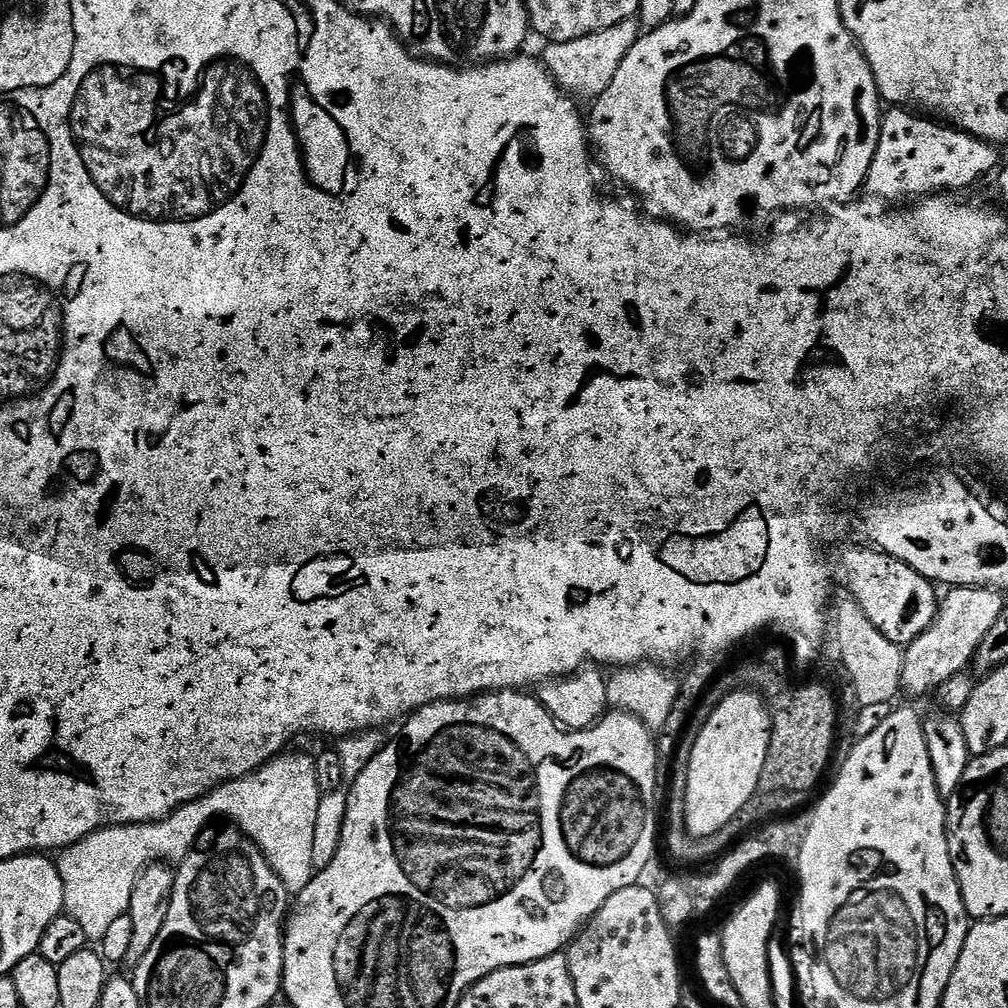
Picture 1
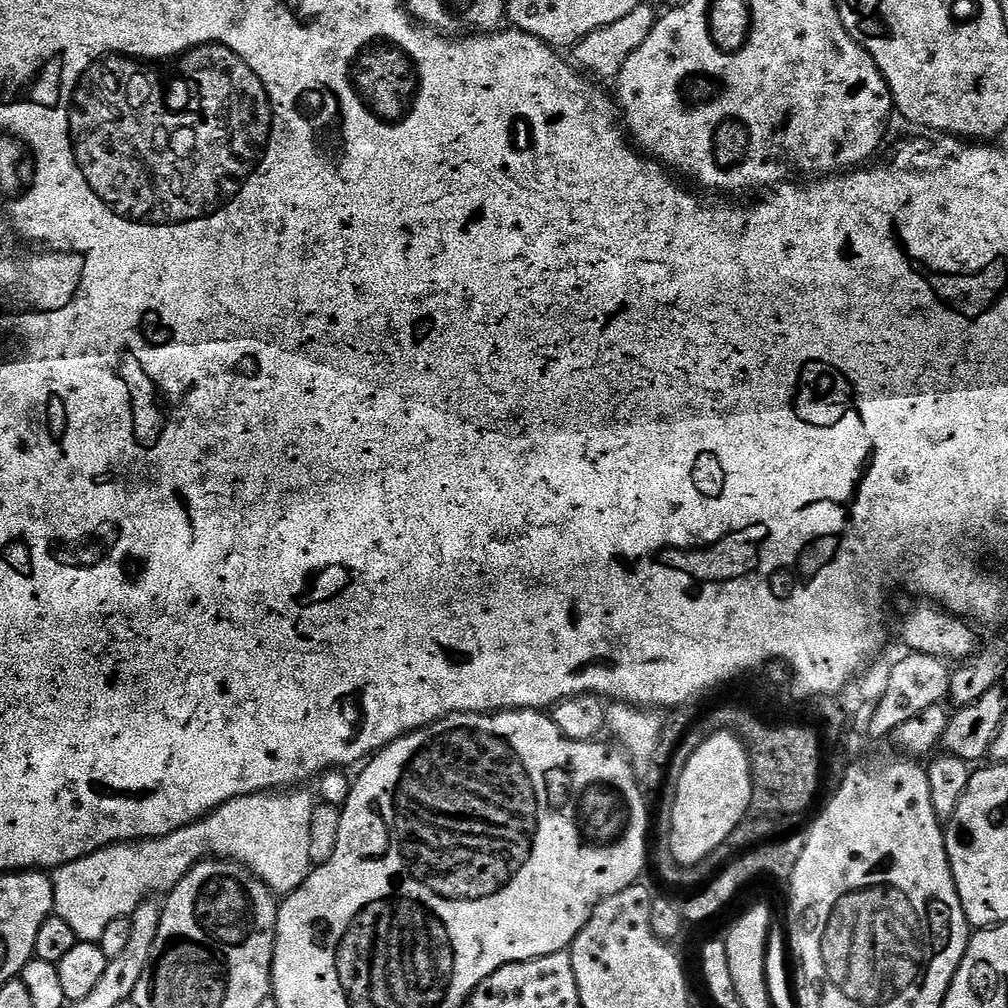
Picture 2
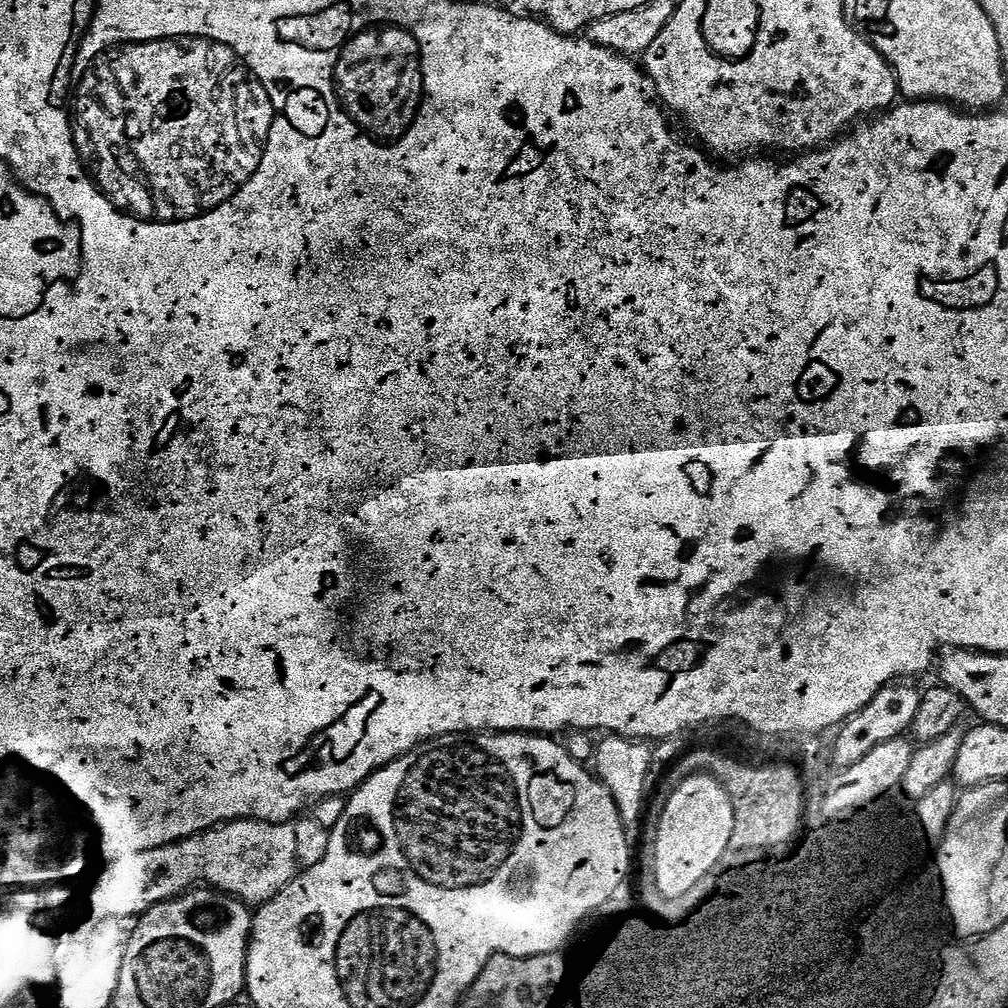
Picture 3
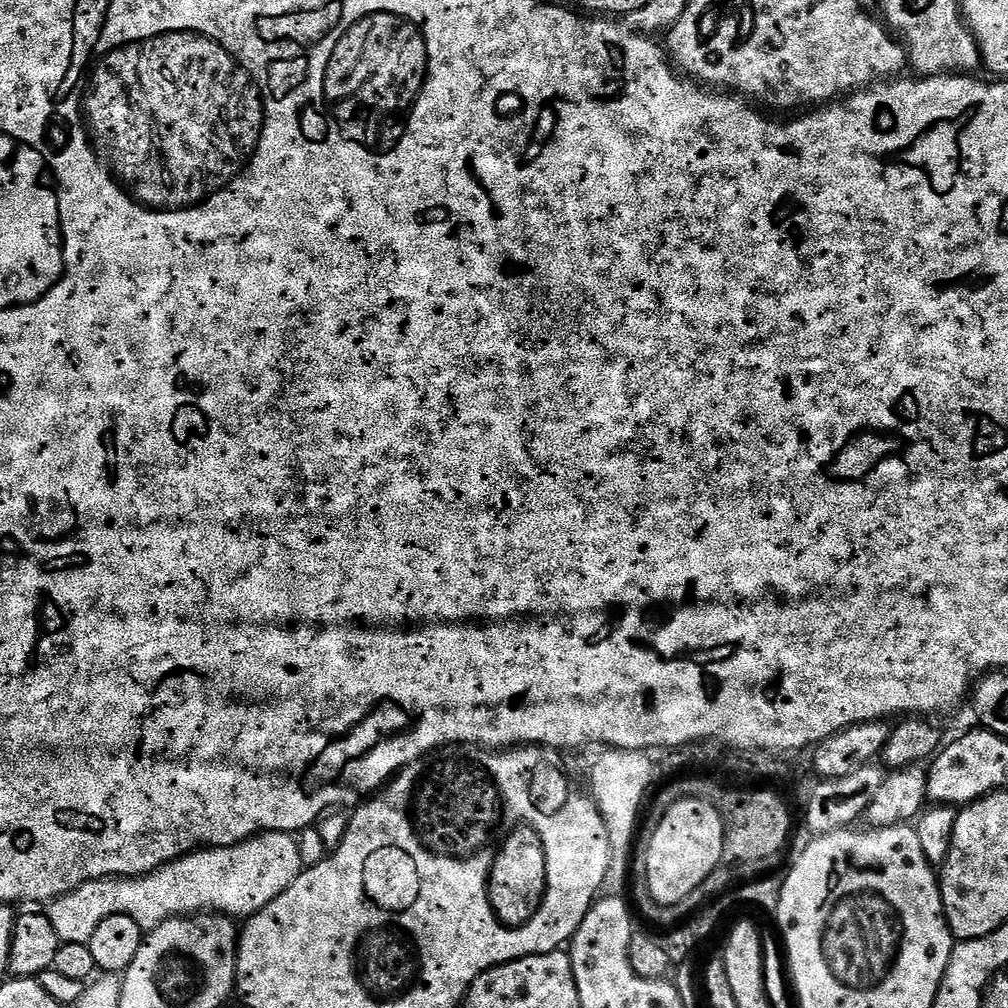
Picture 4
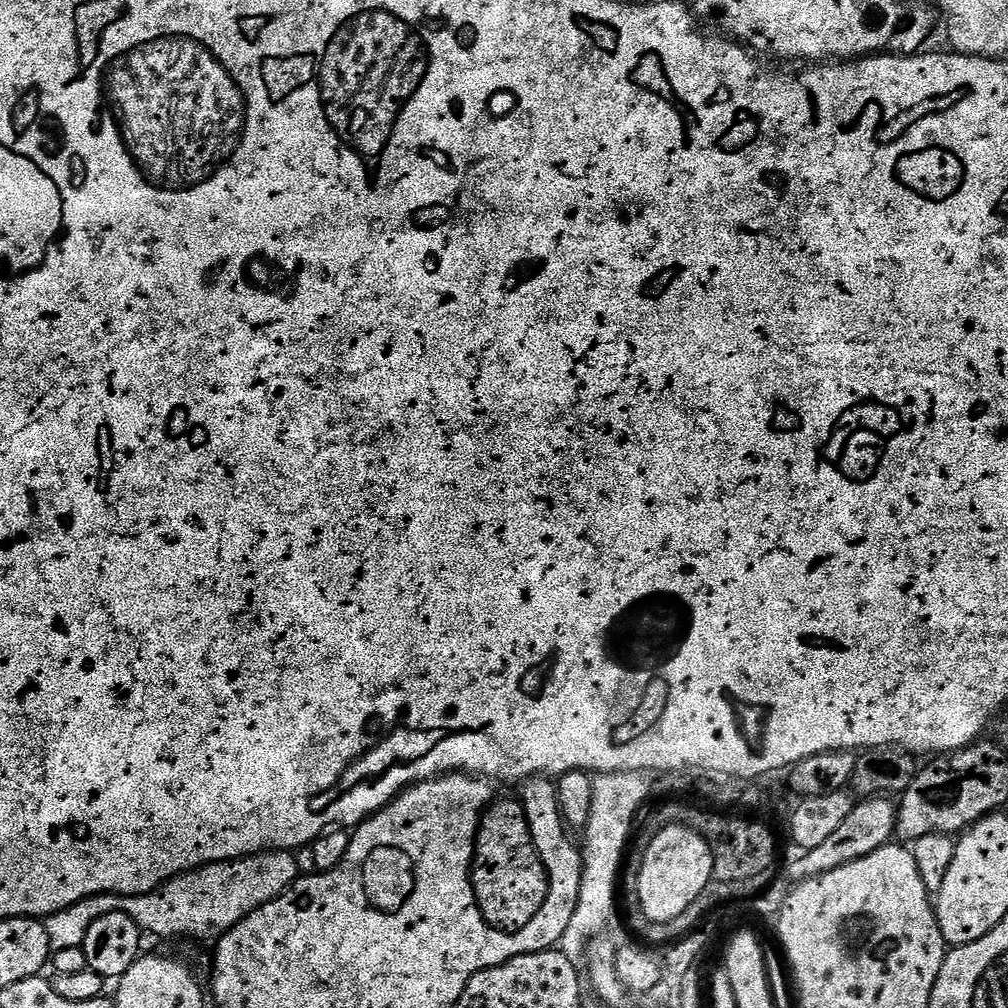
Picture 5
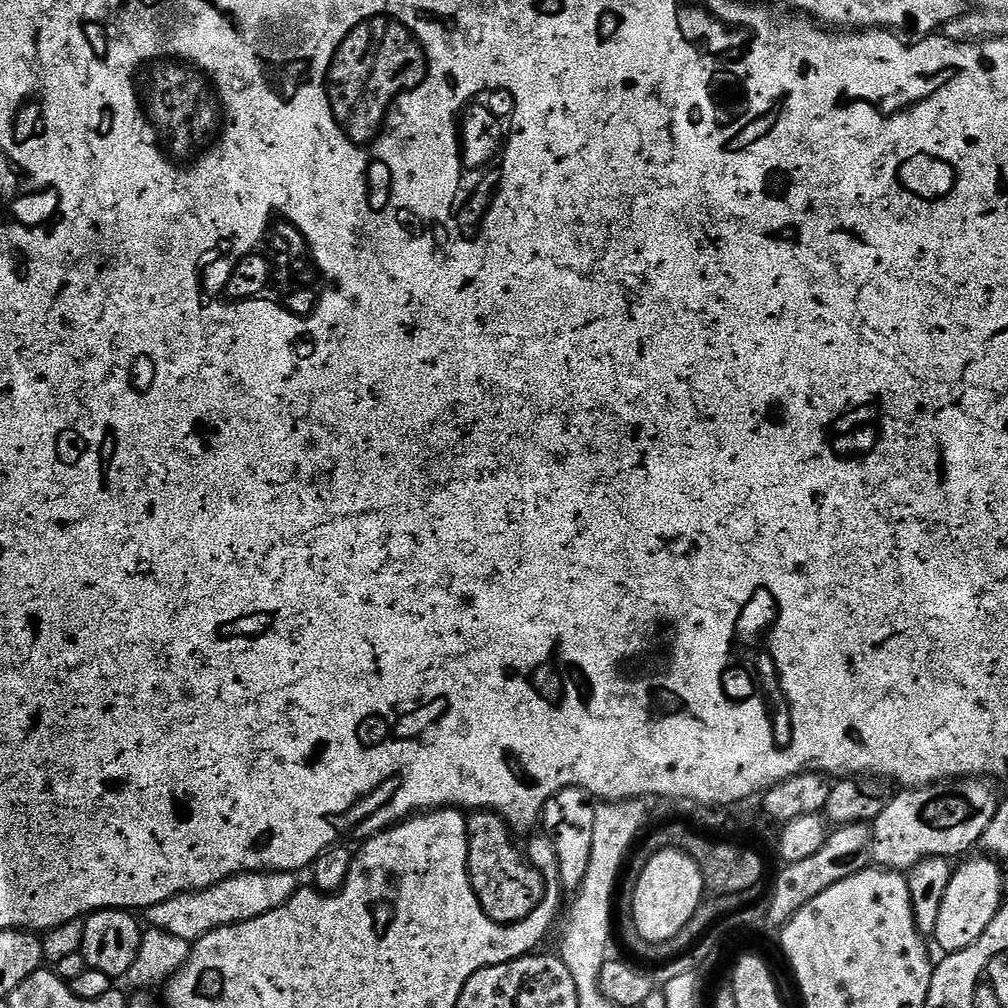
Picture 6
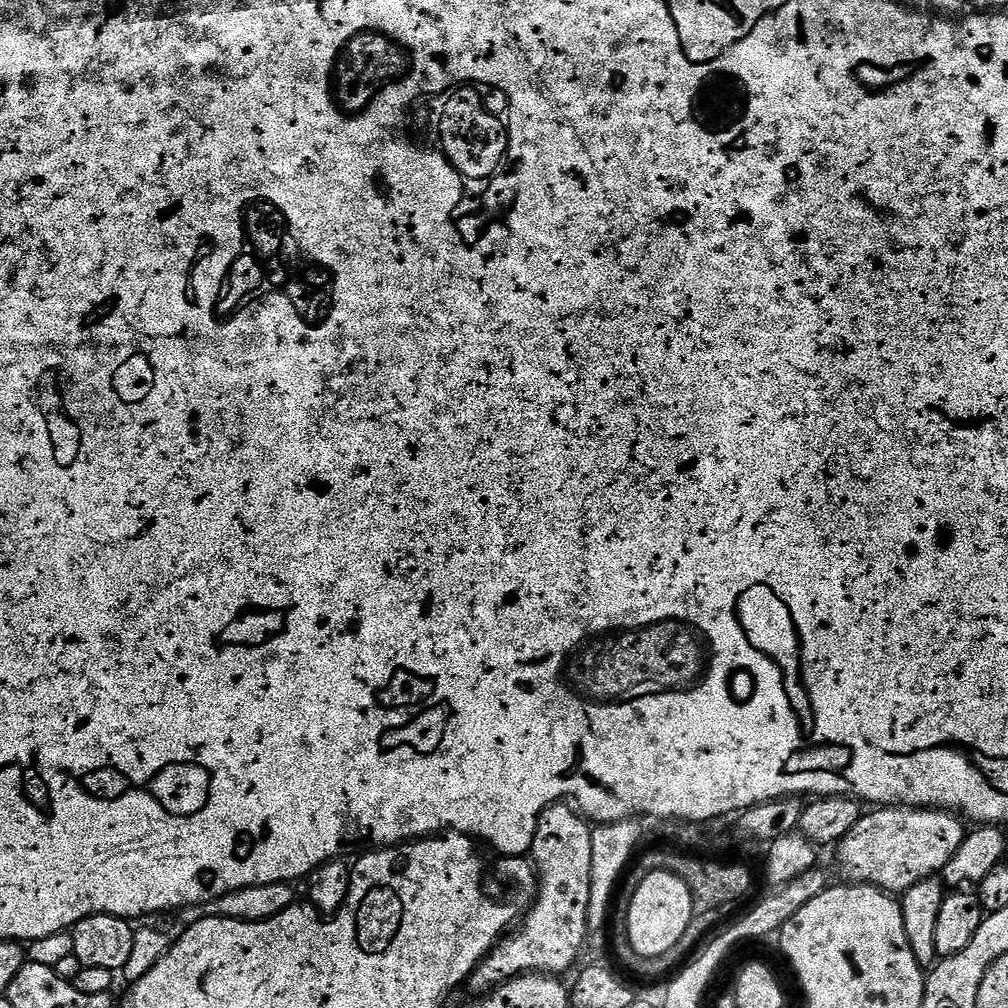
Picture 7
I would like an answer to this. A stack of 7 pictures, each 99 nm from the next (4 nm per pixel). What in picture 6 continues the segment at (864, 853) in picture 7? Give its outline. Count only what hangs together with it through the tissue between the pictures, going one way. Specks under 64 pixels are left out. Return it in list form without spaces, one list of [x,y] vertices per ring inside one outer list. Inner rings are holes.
[[[957,778],[897,791],[886,810],[871,821],[871,863],[904,874],[927,856],[957,858],[968,854],[963,852],[980,844],[996,813],[998,795],[988,784],[984,778]]]

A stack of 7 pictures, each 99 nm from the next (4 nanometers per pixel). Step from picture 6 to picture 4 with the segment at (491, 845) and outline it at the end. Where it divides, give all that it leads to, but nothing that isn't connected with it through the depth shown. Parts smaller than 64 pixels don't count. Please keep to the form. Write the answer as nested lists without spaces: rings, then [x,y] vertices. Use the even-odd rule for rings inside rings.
[[[517,825],[501,841],[488,877],[488,897],[497,920],[508,928],[528,924],[537,913],[548,889],[548,857],[541,839],[528,825]]]

